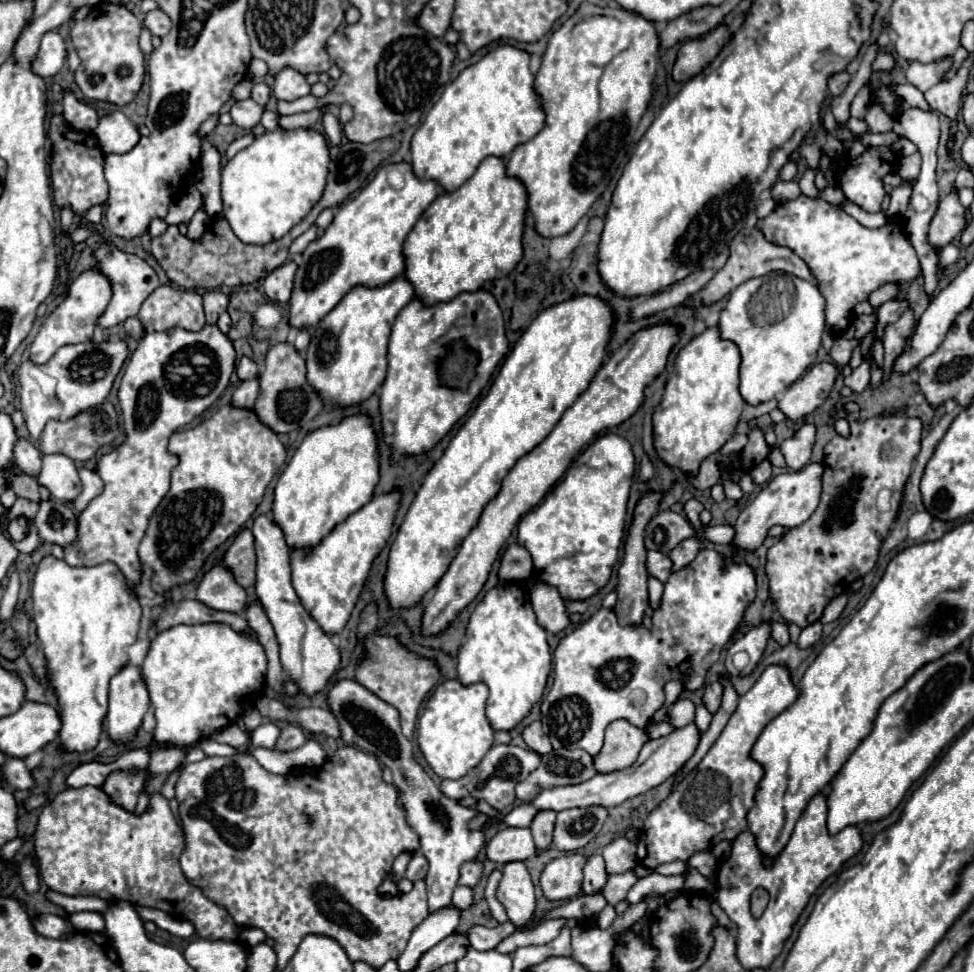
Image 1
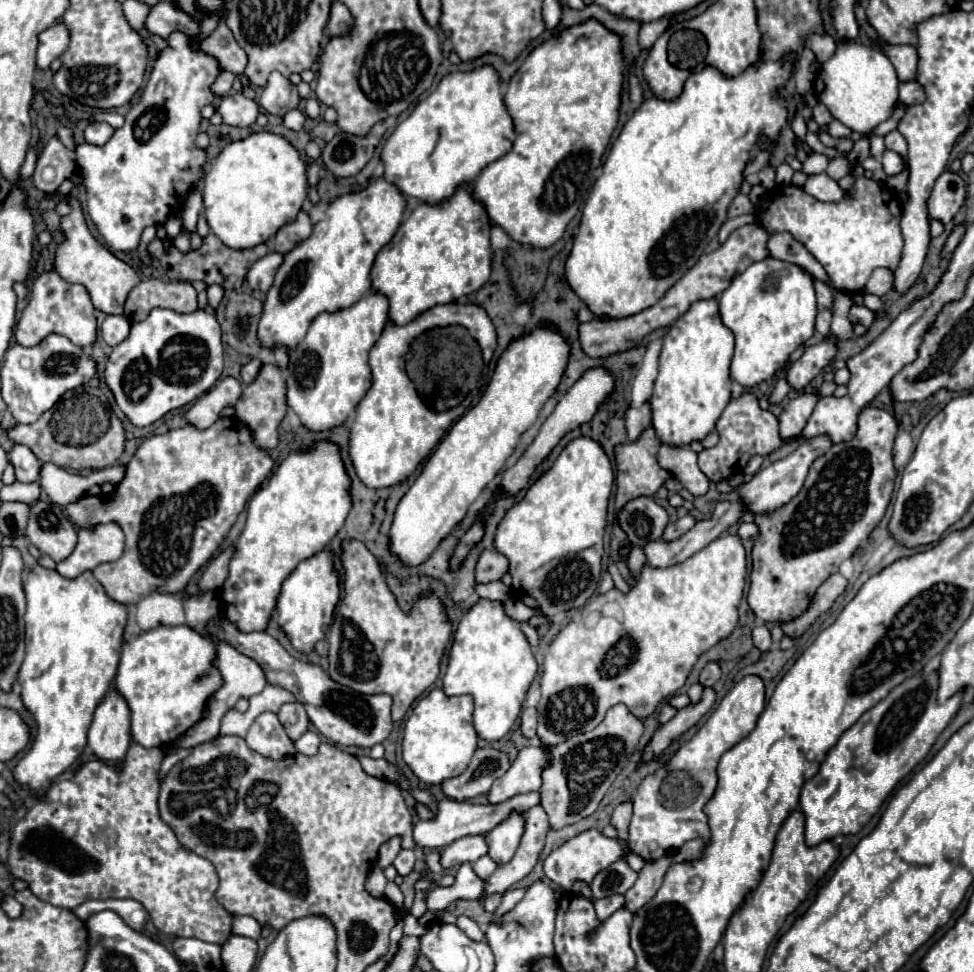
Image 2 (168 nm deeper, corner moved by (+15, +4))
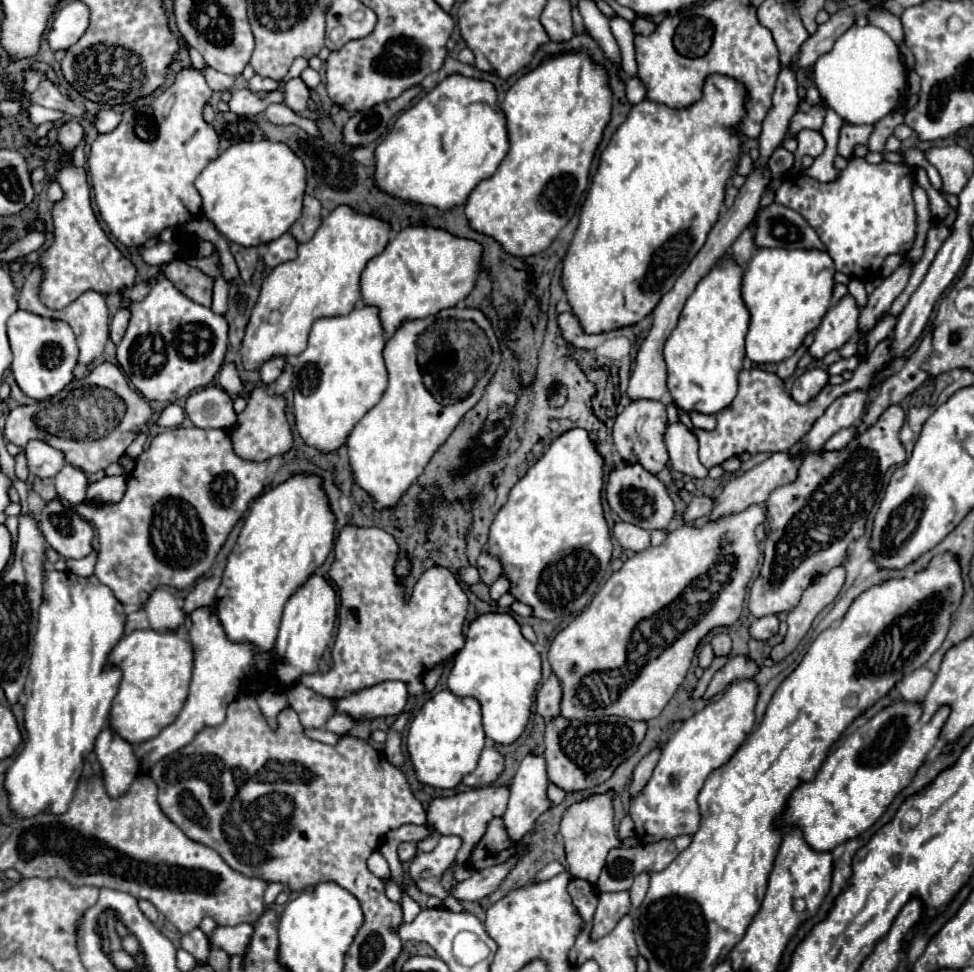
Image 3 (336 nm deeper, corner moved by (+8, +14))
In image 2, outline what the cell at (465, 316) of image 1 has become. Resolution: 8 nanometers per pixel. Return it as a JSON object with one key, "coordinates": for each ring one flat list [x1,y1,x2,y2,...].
{"coordinates":[[460,302,438,304,422,312,414,322,408,322,404,326,386,322,380,340,370,350,368,362,372,370,372,386,368,394,360,400,356,418,350,428,350,458,356,468,356,474,366,486,386,488,410,476,416,470,416,466,430,456,430,452,446,434,450,424,458,420,472,406,472,396,466,396,462,404,446,412,430,410,420,400,414,382,406,374,404,356,408,352,408,346,416,338,420,338,420,334,424,334,426,330,436,328,436,326,450,326,450,324,464,326,472,334,472,338,480,344,484,362,490,364,496,350,496,332,486,310,478,304,460,304]]}

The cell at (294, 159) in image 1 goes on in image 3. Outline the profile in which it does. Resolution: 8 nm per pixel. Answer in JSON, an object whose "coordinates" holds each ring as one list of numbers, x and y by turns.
{"coordinates":[[239,142,229,146,219,158,215,158,195,180,195,188,203,198,203,214,215,228,233,244,259,246,283,236,295,220,301,216,305,196,305,166,303,162,281,142]]}

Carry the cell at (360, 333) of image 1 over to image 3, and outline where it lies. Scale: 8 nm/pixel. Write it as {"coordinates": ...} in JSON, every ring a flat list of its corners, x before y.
{"coordinates":[[355,308,347,316,319,318,307,348,293,360,295,428,307,446,321,452,339,450,357,422,379,402,387,388,383,346,387,338,377,308]]}

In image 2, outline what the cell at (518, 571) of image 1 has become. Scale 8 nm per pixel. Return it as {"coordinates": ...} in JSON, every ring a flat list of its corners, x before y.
{"coordinates":[[484,550,476,564,476,582,488,584,500,580,508,572,508,558,496,550]]}

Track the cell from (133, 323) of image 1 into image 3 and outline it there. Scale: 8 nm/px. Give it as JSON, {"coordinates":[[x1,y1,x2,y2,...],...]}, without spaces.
{"coordinates":[[123,308,123,310,119,310,119,312,113,316,113,320,111,320,111,330,109,330,109,334,111,334,111,340,113,340,115,344,121,342,123,334,125,334,125,330,127,330,127,324,129,324,129,310]]}

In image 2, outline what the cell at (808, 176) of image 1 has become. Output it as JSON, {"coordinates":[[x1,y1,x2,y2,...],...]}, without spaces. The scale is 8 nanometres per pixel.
{"coordinates":[[795,114,791,120,791,128,798,139,801,140,803,144,803,148,806,153,811,154,812,149,807,145,805,141,806,133,807,133,807,125,804,122,804,119,799,115]]}

